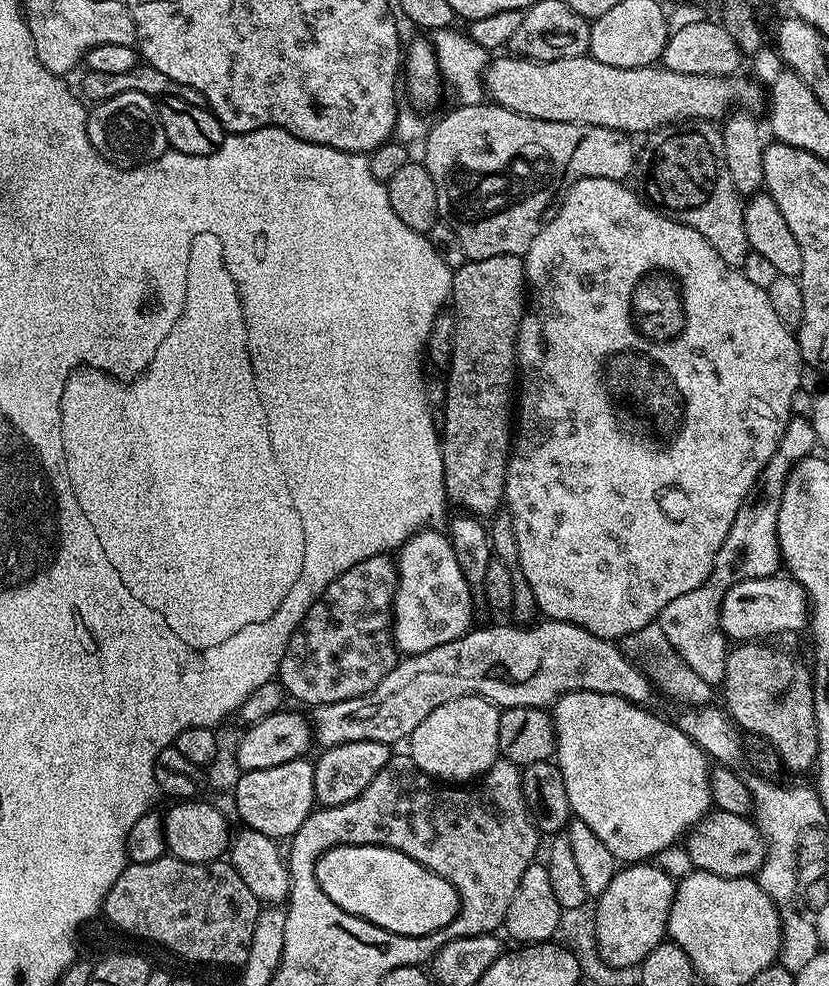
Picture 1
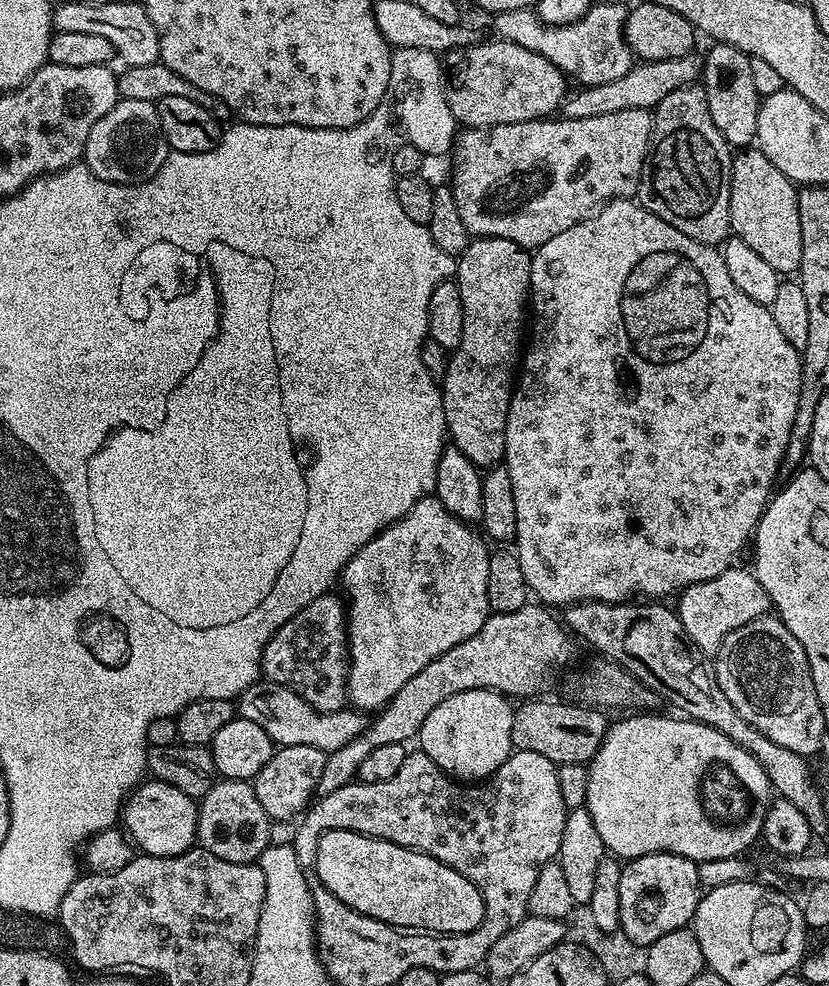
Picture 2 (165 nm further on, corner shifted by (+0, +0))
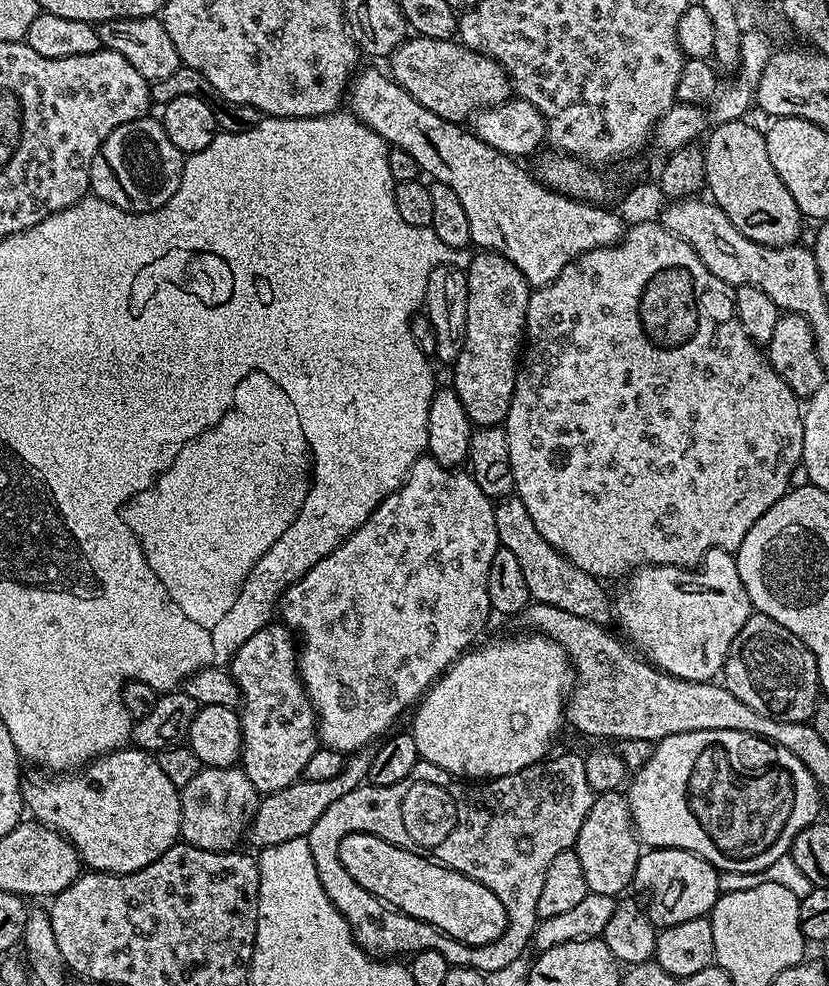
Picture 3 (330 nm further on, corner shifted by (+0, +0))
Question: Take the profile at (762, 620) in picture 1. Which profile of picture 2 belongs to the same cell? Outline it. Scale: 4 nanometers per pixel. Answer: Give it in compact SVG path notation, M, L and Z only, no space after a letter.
M740 567L727 568L725 572L718 574L718 578L698 582L679 593L678 615L684 633L705 654L716 653L730 630L738 630L738 626L746 626L746 622L754 622L769 611L768 595L766 590L762 590L755 571L748 569L747 572Z

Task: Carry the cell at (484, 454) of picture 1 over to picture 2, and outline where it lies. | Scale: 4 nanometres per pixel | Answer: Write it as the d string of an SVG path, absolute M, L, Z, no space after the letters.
M482 236L473 239L465 252L458 258L458 263L454 273L454 279L460 297L462 298L462 342L458 342L458 346L451 349L448 358L448 369L444 371L442 377L442 395L444 397L444 413L446 414L446 436L450 441L451 447L457 448L480 470L495 468L504 459L504 431L506 430L506 418L508 417L508 407L512 401L512 393L514 391L514 381L518 376L518 365L522 360L522 340L520 344L520 335L526 332L526 309L530 304L530 270L532 269L532 258L529 249L518 246L514 242L510 242L506 238L490 238Z

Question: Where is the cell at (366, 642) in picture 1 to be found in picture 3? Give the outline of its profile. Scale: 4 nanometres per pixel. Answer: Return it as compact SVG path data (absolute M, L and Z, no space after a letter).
M272 622L267 628L250 634L232 656L230 671L242 693L239 714L244 741L239 763L246 778L254 782L261 794L277 792L296 783L322 741L316 709L300 680L298 644L292 629L283 622Z

